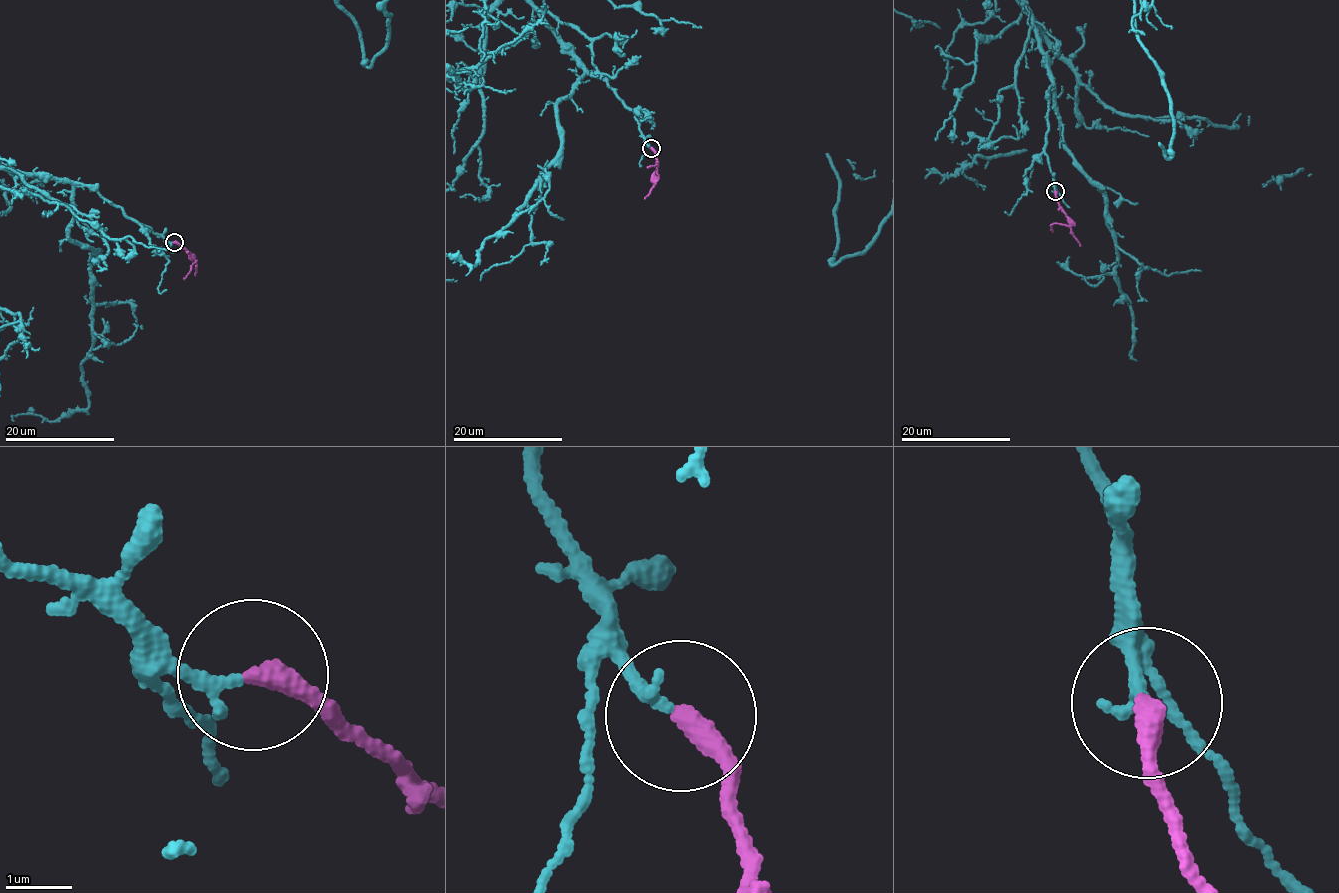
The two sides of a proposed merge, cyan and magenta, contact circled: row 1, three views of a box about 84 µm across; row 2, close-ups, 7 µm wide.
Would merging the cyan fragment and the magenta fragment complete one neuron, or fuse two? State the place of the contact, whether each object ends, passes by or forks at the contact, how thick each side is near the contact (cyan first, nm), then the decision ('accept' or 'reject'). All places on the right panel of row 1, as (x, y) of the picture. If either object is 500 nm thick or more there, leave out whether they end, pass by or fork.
at (1055, 191); cyan ends there; magenta ends there; 200 nm thick on the cyan side, 320 nm on the other; accept

